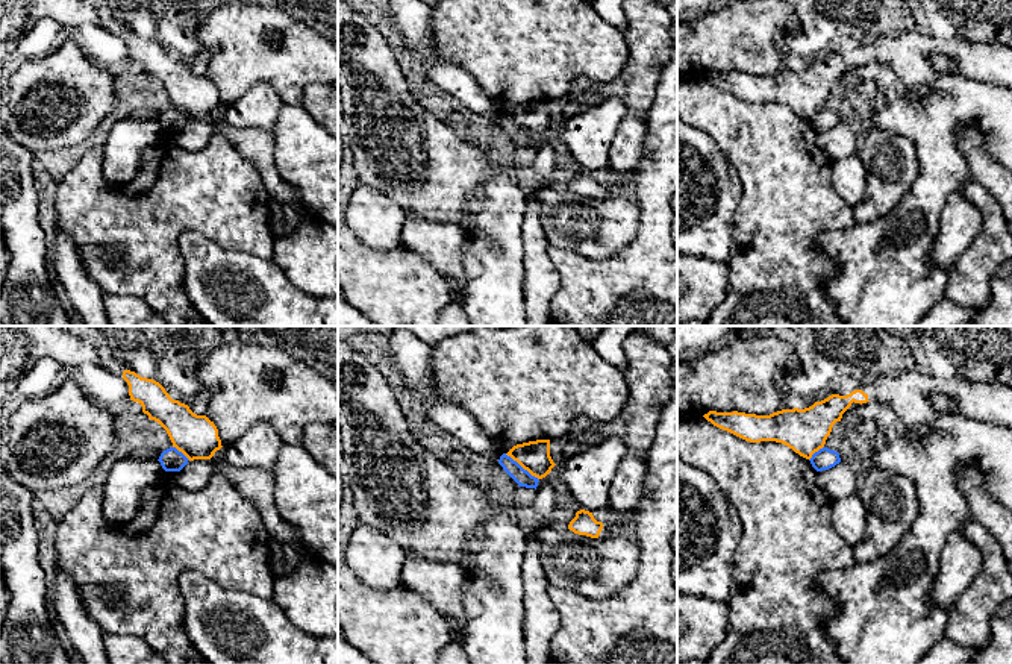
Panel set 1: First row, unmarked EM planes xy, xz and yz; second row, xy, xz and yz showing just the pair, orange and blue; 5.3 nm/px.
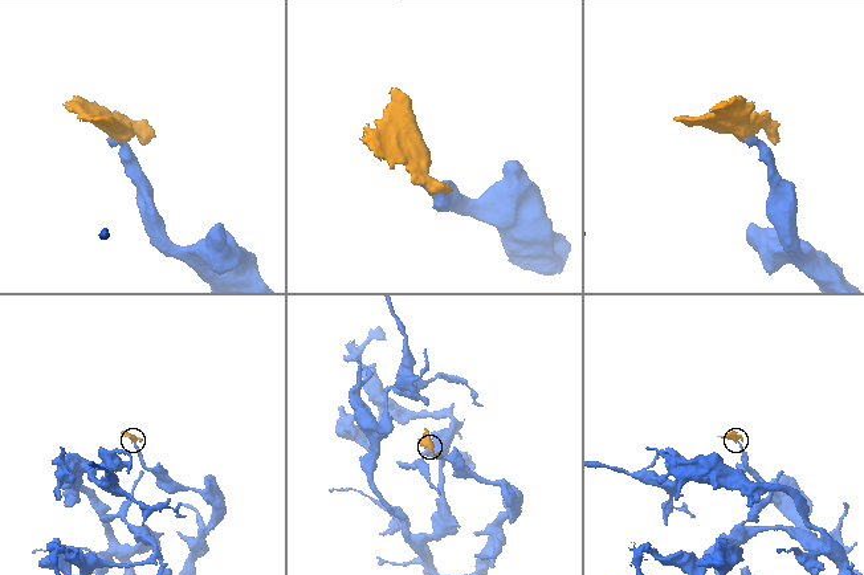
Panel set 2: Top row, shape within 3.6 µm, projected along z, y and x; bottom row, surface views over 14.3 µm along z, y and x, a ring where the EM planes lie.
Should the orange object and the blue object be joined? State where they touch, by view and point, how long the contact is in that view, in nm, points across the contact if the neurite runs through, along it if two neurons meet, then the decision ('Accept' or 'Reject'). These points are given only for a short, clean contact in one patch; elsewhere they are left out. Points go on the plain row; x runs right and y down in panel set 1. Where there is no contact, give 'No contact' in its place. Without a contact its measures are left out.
Touches orange at xz (521, 126). Shared border 240 nm. Boundary: xz (505, 114), (538, 140). Reject

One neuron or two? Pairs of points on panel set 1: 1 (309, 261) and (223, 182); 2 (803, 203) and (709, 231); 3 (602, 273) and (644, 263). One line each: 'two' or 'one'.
1: two
2: two
3: one

